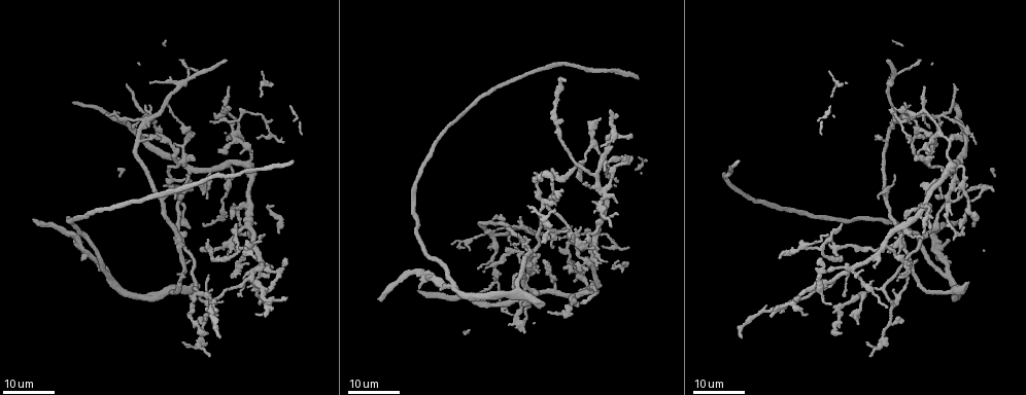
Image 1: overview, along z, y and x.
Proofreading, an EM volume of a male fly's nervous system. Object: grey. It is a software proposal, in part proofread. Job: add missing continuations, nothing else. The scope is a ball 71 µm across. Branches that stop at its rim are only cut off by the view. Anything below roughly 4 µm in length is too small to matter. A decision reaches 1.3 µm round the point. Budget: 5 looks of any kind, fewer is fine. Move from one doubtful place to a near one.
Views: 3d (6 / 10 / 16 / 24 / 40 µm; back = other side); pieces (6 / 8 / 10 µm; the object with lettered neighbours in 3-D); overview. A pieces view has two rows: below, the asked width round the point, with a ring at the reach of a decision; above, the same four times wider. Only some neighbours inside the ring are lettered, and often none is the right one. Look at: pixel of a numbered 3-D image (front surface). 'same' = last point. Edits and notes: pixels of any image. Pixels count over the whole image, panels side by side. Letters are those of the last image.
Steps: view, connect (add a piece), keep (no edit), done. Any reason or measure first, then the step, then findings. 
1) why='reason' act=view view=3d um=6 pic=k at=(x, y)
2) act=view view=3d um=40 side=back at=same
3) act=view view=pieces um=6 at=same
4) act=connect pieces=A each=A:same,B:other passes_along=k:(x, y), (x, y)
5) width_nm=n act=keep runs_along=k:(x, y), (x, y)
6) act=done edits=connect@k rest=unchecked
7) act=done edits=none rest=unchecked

why='tapers out' act=view view=3d um=24 pic=1 at=(598, 117)

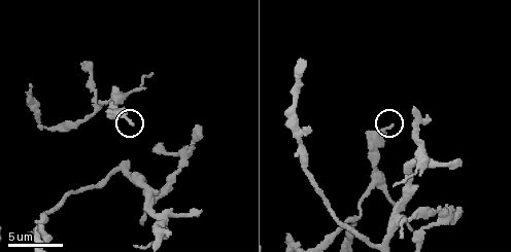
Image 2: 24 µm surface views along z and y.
act=view view=pieces um=10 pic=2 at=(390, 126)

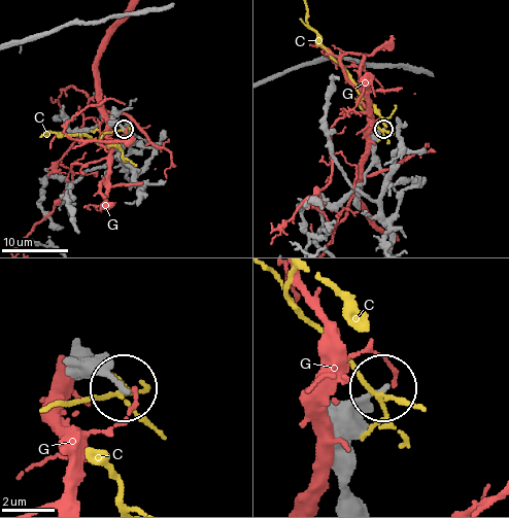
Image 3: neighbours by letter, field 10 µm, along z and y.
act=keep each=C:other,G:other found='no lettered piece goes on from it'

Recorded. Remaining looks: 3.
why='thin end' act=view view=3d um=24 pic=1 at=(596, 264)

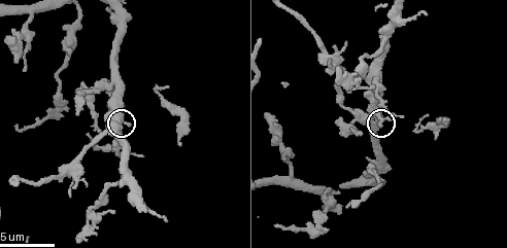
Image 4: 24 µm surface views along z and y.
act=view view=pieces um=6 pic=4 at=(380, 126)

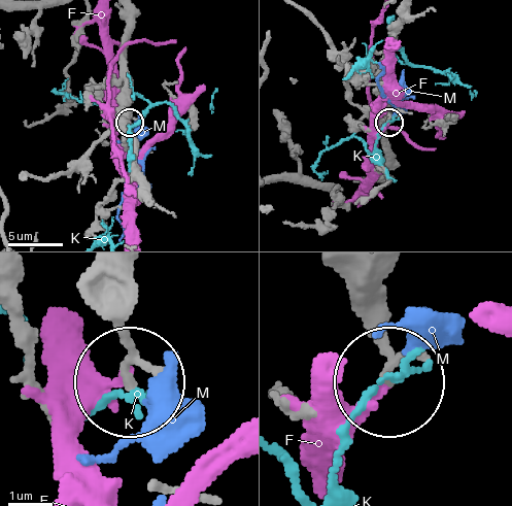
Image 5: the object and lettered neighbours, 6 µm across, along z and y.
act=keep each=F:other,K:other,M:other found='no lettered piece goes on from it'

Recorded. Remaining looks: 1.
act=view view=pieces um=6 pic=2 at=(402, 235)

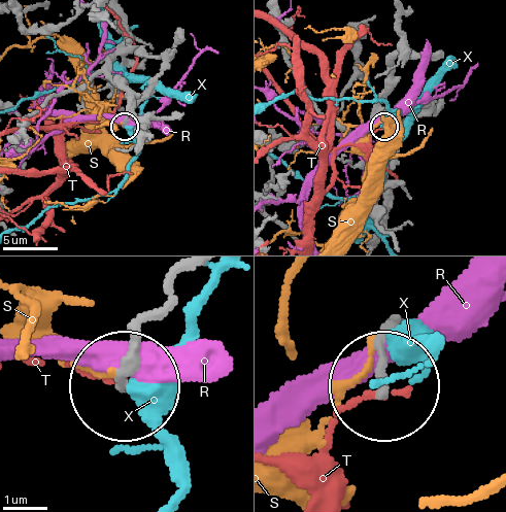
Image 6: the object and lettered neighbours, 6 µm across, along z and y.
act=keep each=R:other,S:other,T:other,X:other found='no lettered piece goes on from it'

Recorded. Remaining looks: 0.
act=done edits=none rest=unchecked

